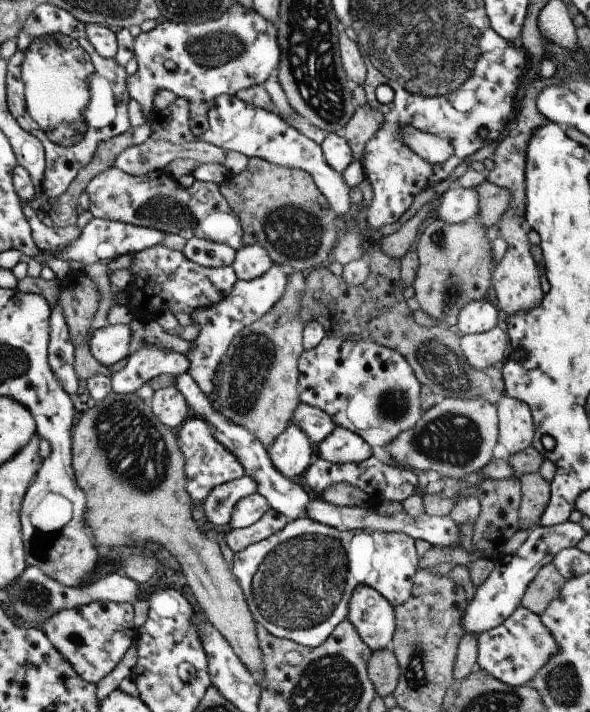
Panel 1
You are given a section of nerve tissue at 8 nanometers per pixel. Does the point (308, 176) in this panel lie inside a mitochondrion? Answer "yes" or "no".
no

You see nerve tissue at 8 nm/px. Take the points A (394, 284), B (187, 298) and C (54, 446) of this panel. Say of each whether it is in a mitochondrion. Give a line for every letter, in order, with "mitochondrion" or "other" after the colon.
A: other
B: other
C: other

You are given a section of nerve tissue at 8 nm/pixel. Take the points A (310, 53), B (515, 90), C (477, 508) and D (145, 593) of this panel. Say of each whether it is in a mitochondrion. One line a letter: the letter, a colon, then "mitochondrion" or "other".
A: mitochondrion
B: other
C: other
D: other

